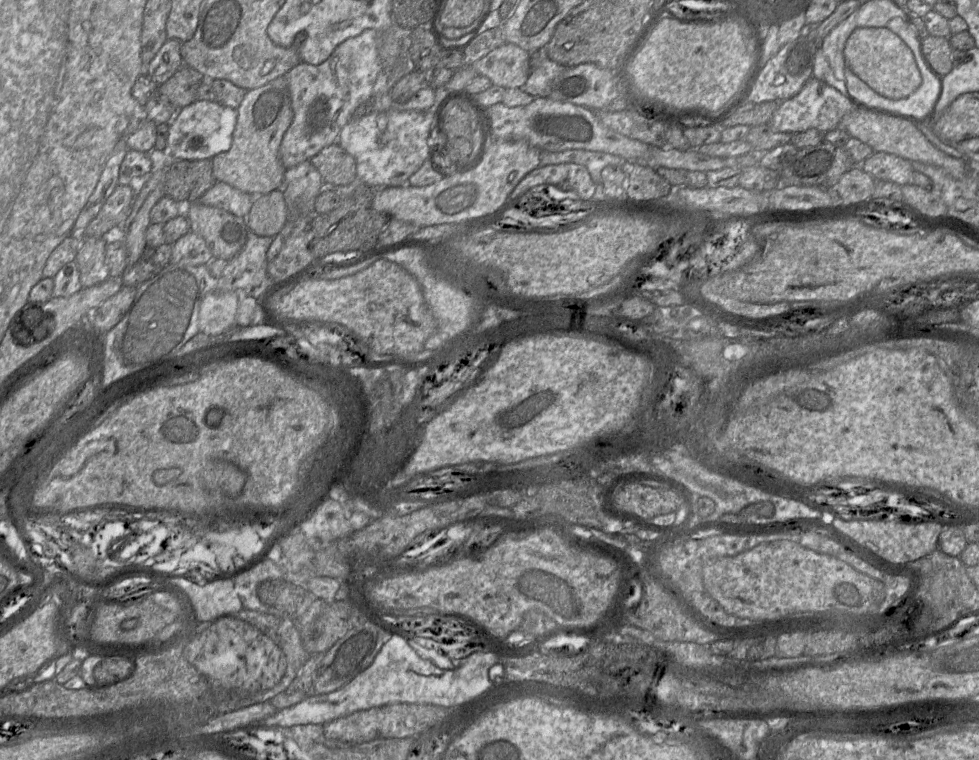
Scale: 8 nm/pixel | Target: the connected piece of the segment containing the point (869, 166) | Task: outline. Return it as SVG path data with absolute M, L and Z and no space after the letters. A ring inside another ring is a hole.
M874 152L860 167L876 181L891 181L899 186L912 182L912 163L902 157L885 152Z

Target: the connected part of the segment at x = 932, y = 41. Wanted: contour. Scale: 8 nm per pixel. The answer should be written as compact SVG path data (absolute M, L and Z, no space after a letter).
M928 35L921 40L922 55L931 71L943 78L954 67L952 63L952 50L949 39Z

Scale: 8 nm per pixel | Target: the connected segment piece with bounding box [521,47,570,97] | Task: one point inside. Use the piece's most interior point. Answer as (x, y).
(543, 71)

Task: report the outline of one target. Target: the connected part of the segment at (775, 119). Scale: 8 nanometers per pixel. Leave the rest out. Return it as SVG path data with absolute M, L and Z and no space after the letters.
M814 78L804 84L802 89L790 99L780 101L769 123L773 131L796 134L808 129L822 133L836 129L844 115L854 109L860 110L846 92Z

